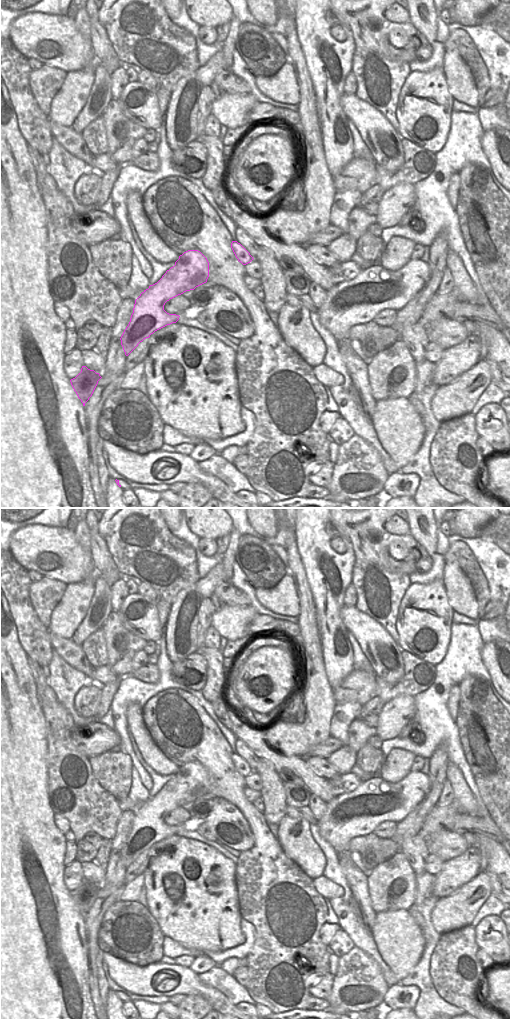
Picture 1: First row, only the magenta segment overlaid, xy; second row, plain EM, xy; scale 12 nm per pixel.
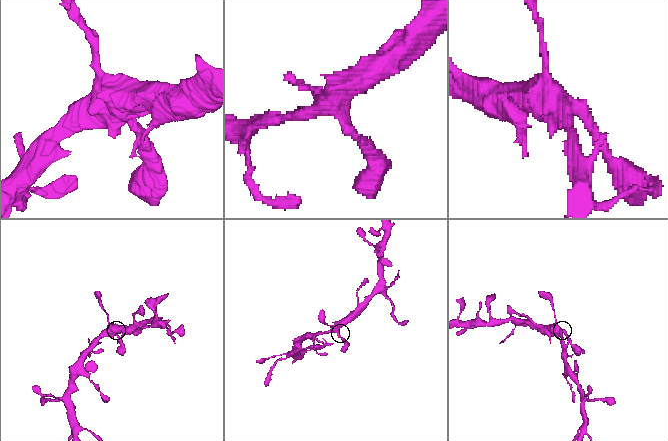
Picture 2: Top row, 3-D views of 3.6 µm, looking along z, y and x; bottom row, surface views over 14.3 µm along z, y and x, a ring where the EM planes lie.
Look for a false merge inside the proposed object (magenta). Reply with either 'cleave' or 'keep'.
keep

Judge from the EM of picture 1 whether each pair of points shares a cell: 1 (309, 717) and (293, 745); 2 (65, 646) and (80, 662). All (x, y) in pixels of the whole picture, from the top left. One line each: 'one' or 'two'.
1: one
2: one

